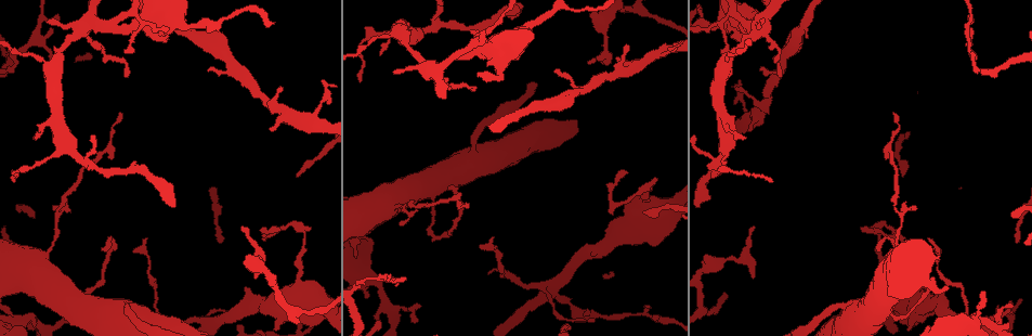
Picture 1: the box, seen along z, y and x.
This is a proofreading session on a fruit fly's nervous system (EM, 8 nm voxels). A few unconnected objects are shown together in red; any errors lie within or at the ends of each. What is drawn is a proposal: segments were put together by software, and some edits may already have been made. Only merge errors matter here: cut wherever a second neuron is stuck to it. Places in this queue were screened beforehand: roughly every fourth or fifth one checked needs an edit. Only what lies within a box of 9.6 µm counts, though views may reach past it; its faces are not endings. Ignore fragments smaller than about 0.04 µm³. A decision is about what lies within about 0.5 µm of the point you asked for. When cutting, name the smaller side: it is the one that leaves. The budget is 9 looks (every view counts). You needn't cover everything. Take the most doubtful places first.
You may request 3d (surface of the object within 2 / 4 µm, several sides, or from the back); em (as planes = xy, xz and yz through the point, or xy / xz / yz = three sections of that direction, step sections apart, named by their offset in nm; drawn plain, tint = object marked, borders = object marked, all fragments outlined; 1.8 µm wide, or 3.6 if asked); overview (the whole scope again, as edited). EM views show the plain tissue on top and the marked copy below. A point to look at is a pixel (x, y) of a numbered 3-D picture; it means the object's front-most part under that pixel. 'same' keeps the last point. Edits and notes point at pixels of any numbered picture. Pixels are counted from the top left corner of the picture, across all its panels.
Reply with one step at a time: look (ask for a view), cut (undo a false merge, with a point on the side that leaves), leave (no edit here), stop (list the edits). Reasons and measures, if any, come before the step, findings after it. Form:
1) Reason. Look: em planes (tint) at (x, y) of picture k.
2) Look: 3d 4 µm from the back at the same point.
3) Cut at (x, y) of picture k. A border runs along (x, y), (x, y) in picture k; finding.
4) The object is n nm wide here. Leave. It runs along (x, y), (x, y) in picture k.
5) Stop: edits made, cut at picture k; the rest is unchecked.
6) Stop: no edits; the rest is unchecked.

Narrows sharply. Look: 3d 4 µm at (653, 16) of picture 1.

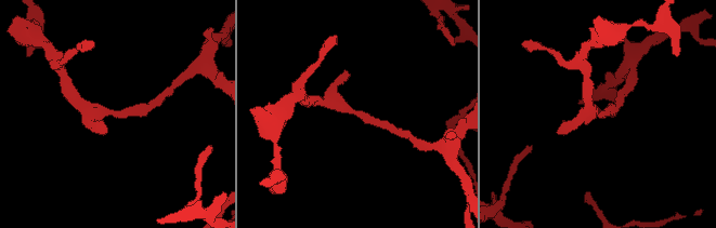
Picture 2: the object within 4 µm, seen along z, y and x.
3 arms meet here. Look: em 3.6 µm planes (tint) at (112, 111) of picture 2.

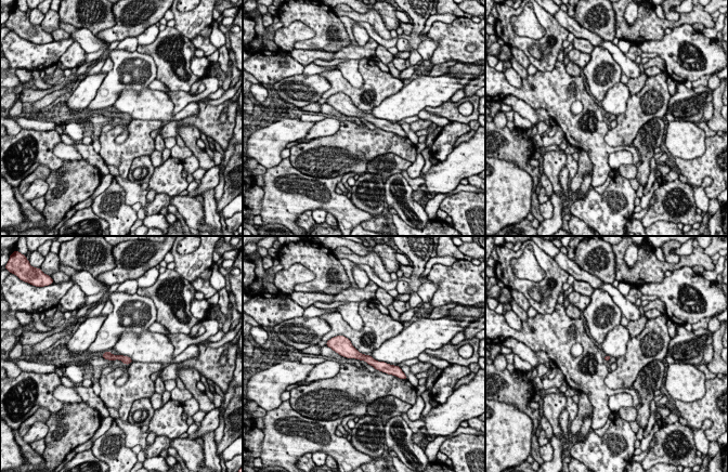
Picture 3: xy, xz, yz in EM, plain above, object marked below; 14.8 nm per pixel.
Leave. One neuron here.

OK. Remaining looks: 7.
Sudden change in width. Look: 3d 4 µm at (648, 206) of picture 1.

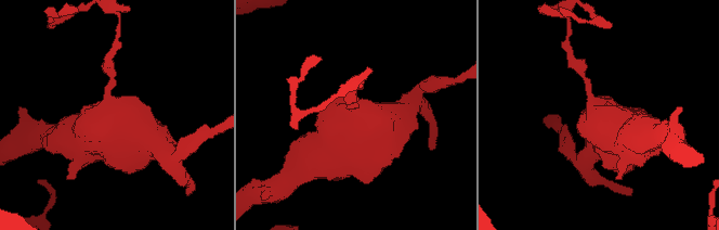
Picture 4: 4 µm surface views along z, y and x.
Need the tissue. Look: em 3.6 µm xy step 4 (tint) at (599, 112) of picture 4.

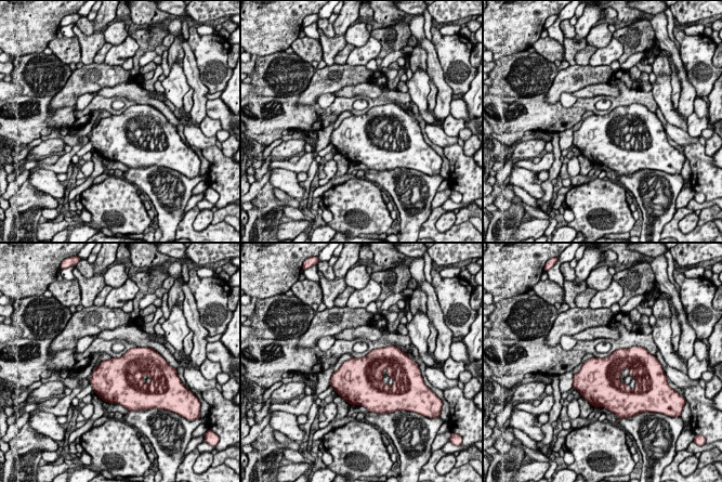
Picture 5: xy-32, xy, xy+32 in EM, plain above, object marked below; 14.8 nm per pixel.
Cut it another way. Look: em 3.6 µm planes (tint) at the same point.

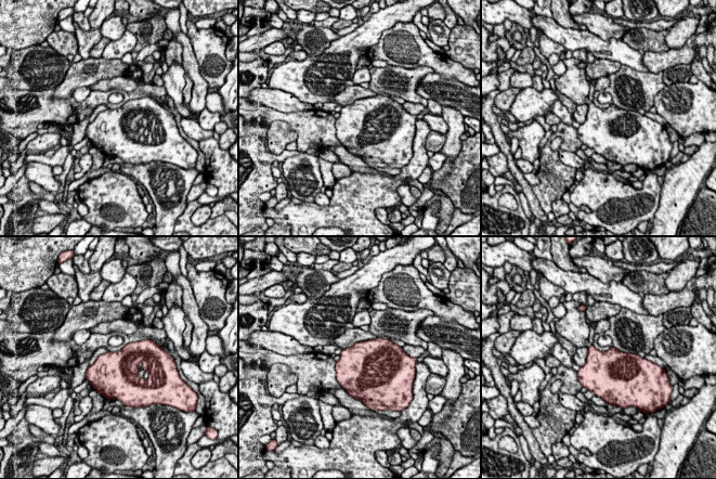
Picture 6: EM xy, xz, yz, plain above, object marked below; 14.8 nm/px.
The object is 500 nm wide here. Leave. All the same neuron.

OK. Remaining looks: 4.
Sharp bend. Look: em yz step 16 (tint) at (756, 19) of picture 1.

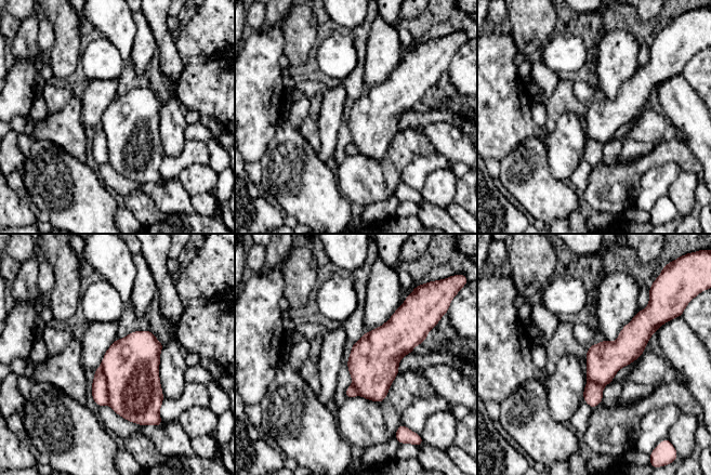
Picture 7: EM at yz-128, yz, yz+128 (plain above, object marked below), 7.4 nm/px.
Look: em planes (tint) at the same point.

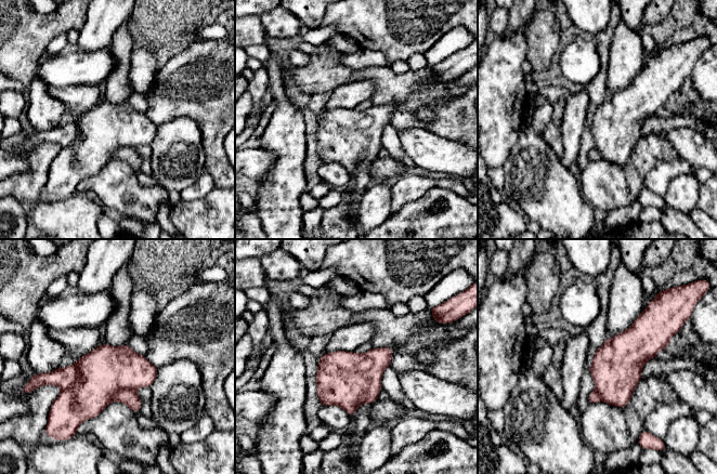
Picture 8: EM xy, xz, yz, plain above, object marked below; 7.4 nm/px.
Cut at (64, 377) of picture 8. A border runs along (76, 364), (78, 378), (62, 390) in picture 8; two neurons meet here.

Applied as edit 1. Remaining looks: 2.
Arms part here. Look: em planes (borders) at (361, 278) of picture 1.

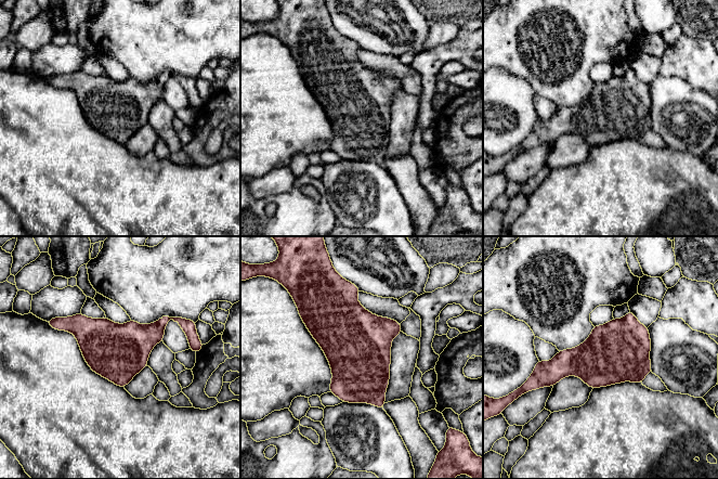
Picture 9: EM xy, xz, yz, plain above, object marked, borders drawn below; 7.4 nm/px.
The object is 420 nm wide here. Leave. All the same neuron.

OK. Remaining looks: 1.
Stop: edits made, cut at picture 8; the rest is unchecked.

